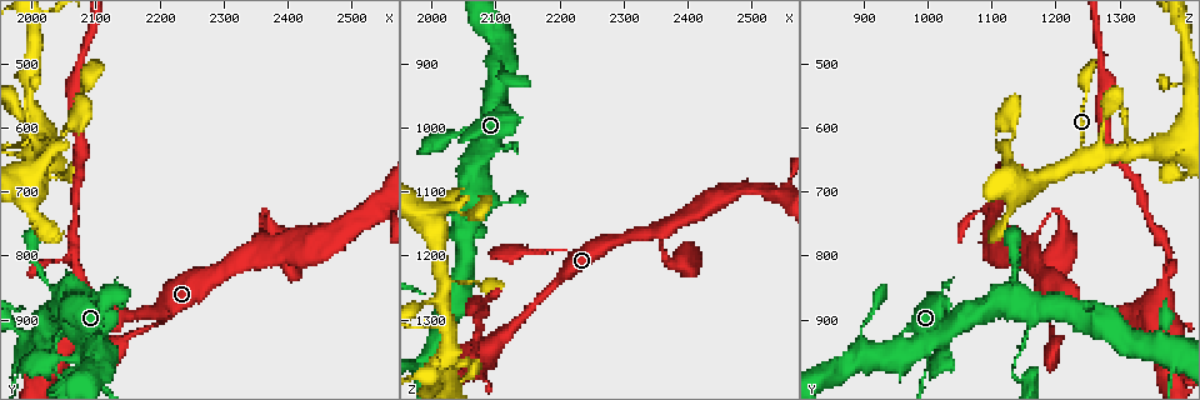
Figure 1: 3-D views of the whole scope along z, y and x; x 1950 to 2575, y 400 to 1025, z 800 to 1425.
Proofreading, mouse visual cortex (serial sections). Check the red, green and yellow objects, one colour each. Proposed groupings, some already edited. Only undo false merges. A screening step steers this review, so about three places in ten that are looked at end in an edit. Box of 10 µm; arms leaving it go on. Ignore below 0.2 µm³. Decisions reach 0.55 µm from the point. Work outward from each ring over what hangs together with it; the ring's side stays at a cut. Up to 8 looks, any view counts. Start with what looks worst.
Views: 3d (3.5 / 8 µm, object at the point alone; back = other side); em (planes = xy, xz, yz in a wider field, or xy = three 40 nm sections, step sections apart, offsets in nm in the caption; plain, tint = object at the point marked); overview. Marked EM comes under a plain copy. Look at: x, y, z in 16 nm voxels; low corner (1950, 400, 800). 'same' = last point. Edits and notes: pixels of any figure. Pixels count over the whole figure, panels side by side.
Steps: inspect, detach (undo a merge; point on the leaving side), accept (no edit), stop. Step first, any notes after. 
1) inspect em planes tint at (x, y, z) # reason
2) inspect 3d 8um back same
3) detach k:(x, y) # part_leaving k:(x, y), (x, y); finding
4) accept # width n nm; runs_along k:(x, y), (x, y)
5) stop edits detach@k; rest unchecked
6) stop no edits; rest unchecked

inspect 3d 3.5um at (2050, 895, 1165) # abrupt turn

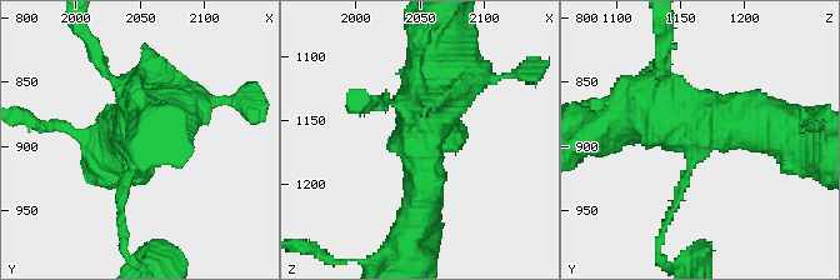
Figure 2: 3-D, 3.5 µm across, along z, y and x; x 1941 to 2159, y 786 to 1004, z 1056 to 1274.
accept # runs_along 2:(443, 58), (420, 131), (420, 215); continuous, no second cell

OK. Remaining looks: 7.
inspect 3d 3.5um at (2360, 735, 1190)

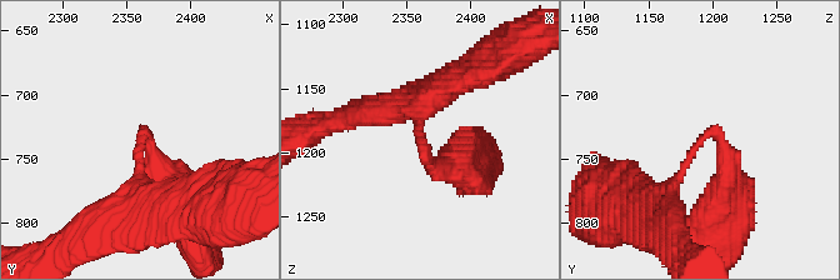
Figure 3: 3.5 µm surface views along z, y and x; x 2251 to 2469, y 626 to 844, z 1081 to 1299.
inspect em xy step 1 tint at (2360, 738, 1190)

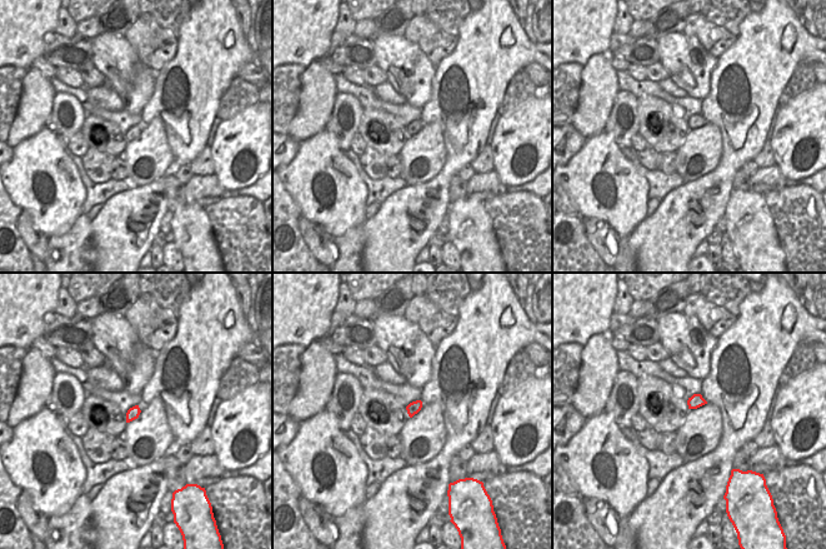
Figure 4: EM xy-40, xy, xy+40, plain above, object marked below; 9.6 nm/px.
accept # runs_along 3:(396, 109), (419, 109), (426, 160), (454, 166); one cell here

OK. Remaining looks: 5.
inspect 3d 3.5um at (2070, 735, 1345) # narrows sharply

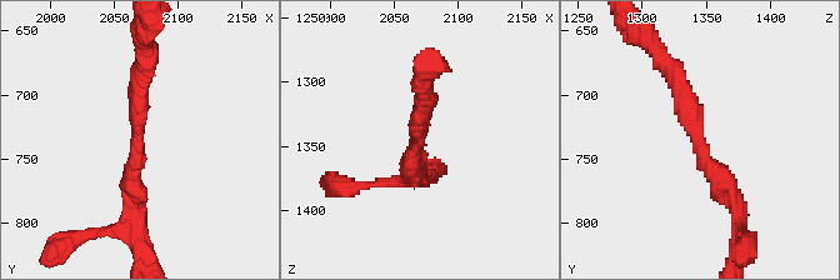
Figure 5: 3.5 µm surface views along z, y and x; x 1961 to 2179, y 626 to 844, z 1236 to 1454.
inspect em xy step 2 tint at (2070, 734, 1344) # arm_widths 250, 250 nm; shape alone is not enough

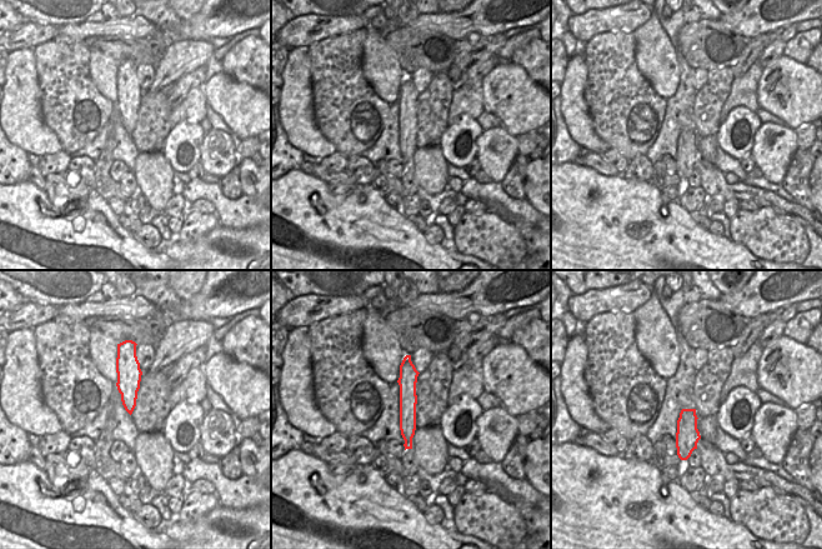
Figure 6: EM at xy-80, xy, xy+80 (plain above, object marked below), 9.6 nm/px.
accept # runs_along 6:(407, 359), (409, 445); continuous, no second cell

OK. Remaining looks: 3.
stop no edits; rest unchecked

